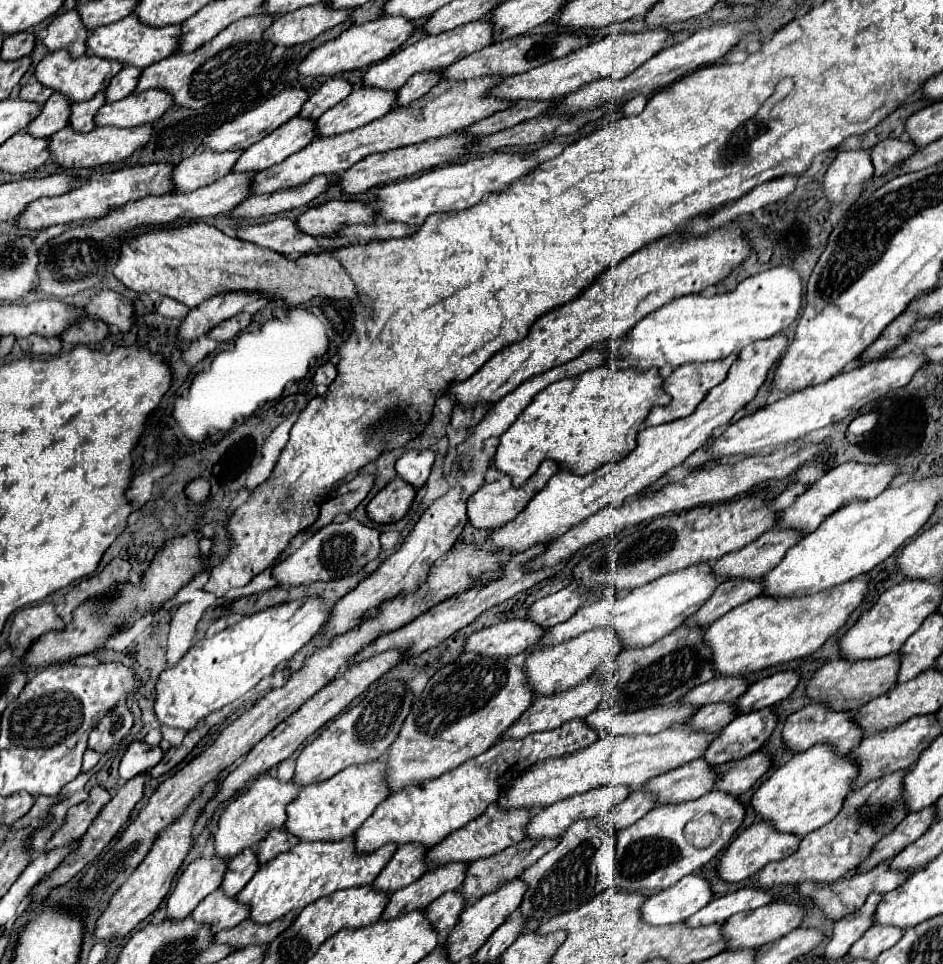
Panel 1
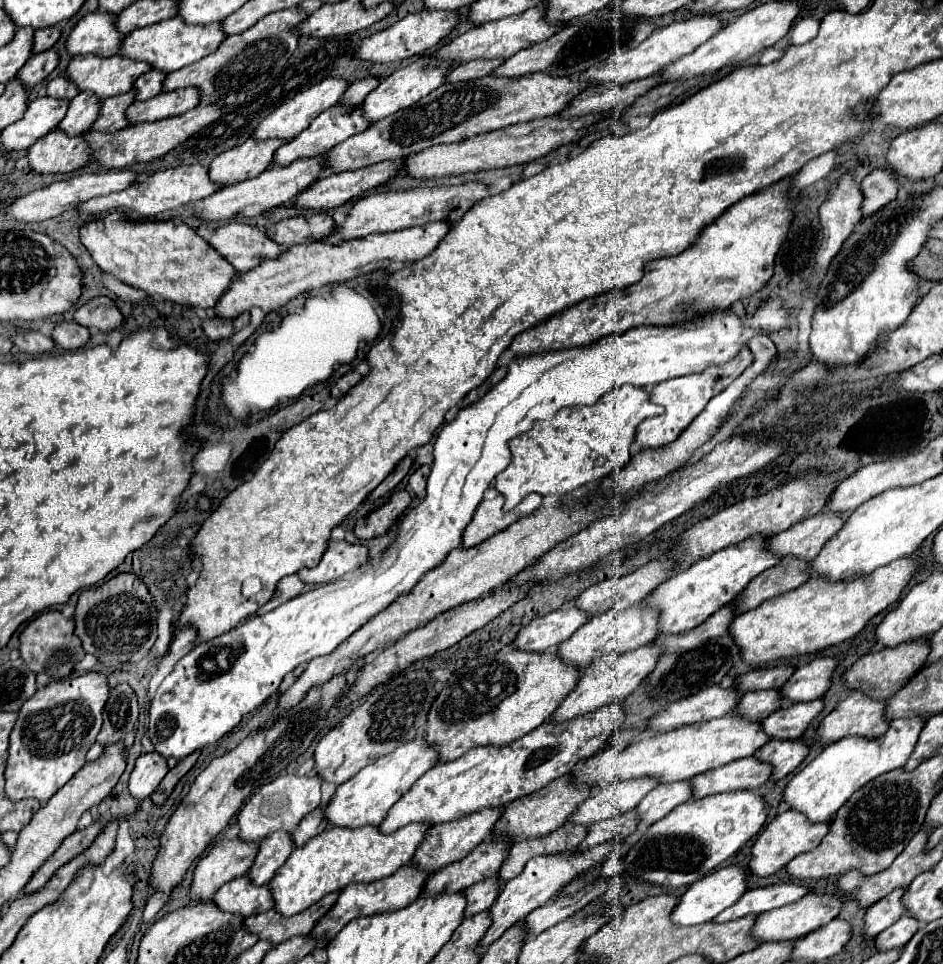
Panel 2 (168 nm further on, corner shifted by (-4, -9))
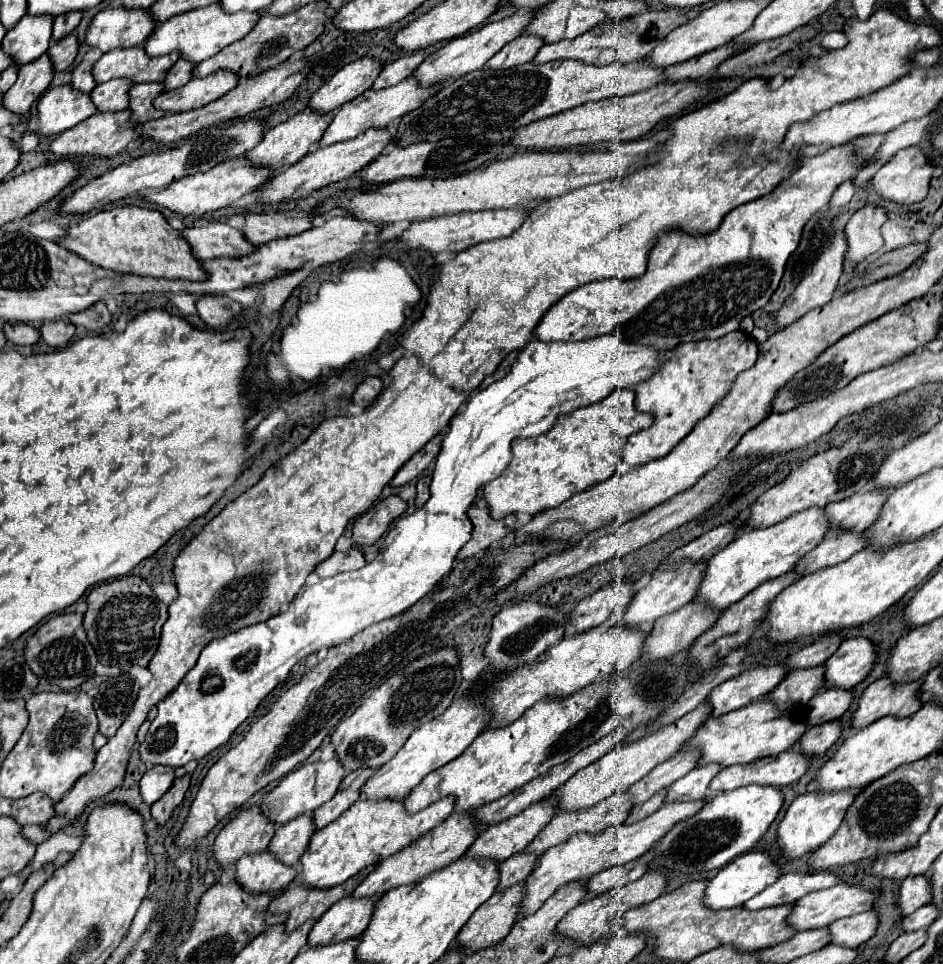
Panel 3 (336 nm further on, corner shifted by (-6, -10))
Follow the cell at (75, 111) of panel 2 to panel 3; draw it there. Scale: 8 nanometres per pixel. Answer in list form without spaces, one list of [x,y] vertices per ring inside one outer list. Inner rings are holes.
[[[110,80],[98,84],[92,90],[92,102],[98,106],[100,112],[118,112],[128,108],[128,92],[132,80]]]

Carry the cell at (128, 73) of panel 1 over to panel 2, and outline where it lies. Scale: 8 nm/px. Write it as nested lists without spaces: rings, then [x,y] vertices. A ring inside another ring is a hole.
[[[150,69],[146,75],[140,75],[132,87],[132,91],[136,93],[136,101],[146,101],[146,99],[158,95],[162,89],[162,81],[164,81],[162,71]]]

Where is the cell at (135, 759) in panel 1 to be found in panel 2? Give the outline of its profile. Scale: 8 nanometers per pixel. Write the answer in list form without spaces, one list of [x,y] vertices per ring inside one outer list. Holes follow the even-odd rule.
[[[156,751],[142,753],[136,759],[136,765],[130,773],[130,783],[128,783],[130,793],[136,799],[150,797],[158,789],[166,773],[168,773],[168,765],[166,765],[166,759],[162,759],[162,755],[158,755]]]

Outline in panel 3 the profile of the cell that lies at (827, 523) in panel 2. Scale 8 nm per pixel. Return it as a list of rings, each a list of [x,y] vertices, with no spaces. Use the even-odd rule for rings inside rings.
[[[872,488],[866,492],[852,494],[846,500],[828,504],[826,516],[830,518],[830,528],[854,532],[866,530],[872,524],[872,520],[876,520],[880,508],[884,506],[884,500],[888,500],[890,494],[890,488]]]

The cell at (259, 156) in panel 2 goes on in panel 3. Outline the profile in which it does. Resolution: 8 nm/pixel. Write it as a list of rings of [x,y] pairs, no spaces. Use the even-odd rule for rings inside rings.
[[[300,112],[292,118],[288,118],[286,122],[270,128],[264,136],[264,140],[250,150],[246,156],[256,164],[256,166],[268,166],[274,170],[284,170],[292,164],[296,164],[298,160],[302,160],[314,146],[318,146],[322,134],[326,132],[328,124],[332,122],[332,114],[308,114],[308,112]]]

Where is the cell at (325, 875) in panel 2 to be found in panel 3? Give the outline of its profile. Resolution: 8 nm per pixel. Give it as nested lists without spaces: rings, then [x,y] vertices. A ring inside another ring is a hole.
[[[446,796],[436,800],[432,806],[408,814],[404,808],[404,798],[398,800],[358,800],[344,812],[340,818],[336,818],[332,824],[324,826],[324,830],[318,830],[312,836],[312,842],[302,856],[302,872],[298,874],[296,882],[310,888],[332,888],[342,882],[346,882],[350,876],[356,876],[366,866],[380,862],[410,842],[414,842],[418,836],[430,832],[438,824],[442,824],[450,814],[454,812],[454,796]]]

